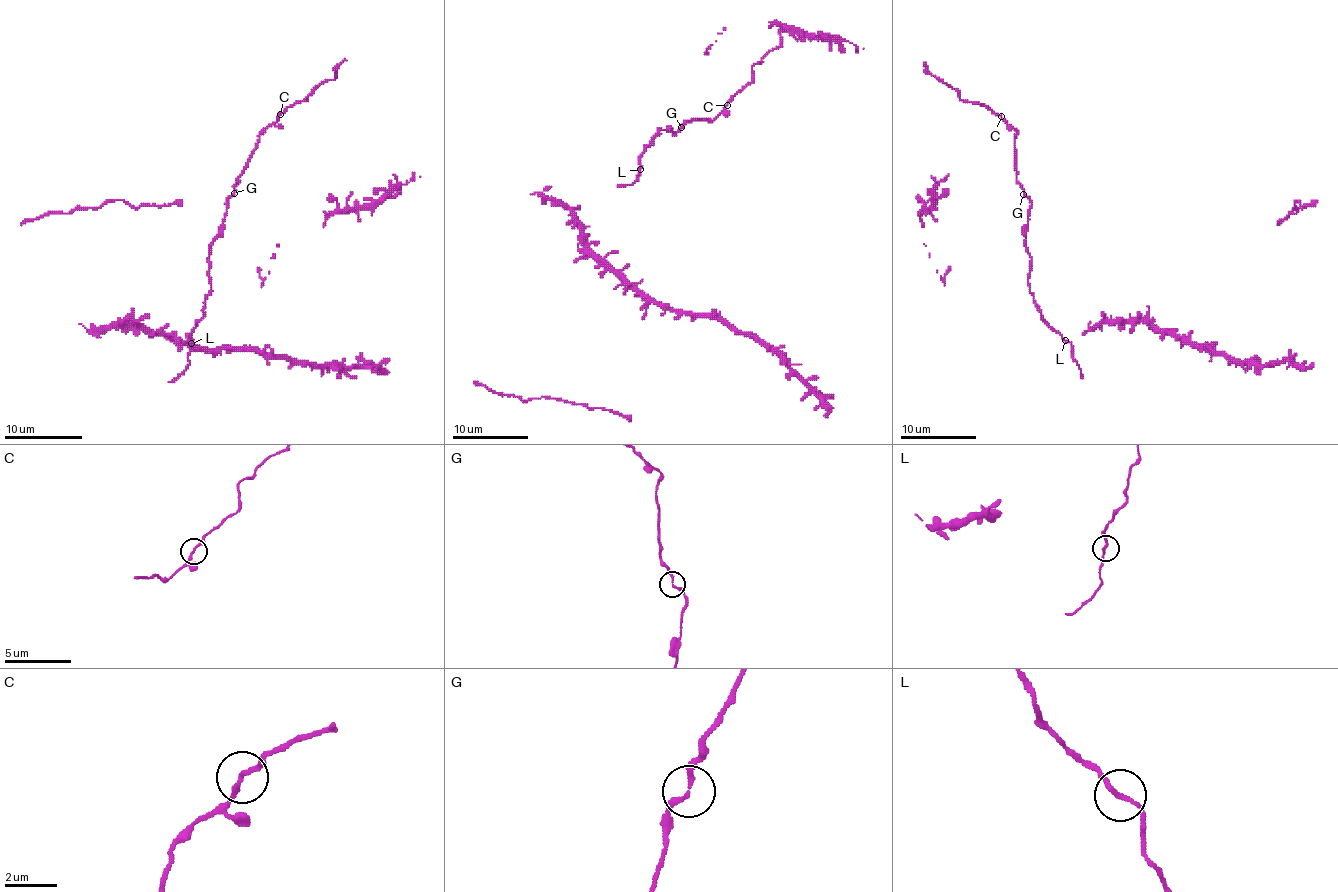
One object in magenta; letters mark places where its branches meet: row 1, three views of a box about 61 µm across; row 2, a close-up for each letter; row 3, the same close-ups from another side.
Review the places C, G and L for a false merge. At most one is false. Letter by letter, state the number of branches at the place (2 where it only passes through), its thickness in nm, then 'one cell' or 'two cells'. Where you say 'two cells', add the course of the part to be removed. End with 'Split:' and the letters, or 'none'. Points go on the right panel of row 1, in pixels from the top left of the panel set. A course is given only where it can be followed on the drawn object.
C: 2 branches meet; 180 nm thick; one cell
G: 2 branches meet; 160 nm thick; one cell
L: 2 branches meet; 180 nm thick; one cell
Split: none

